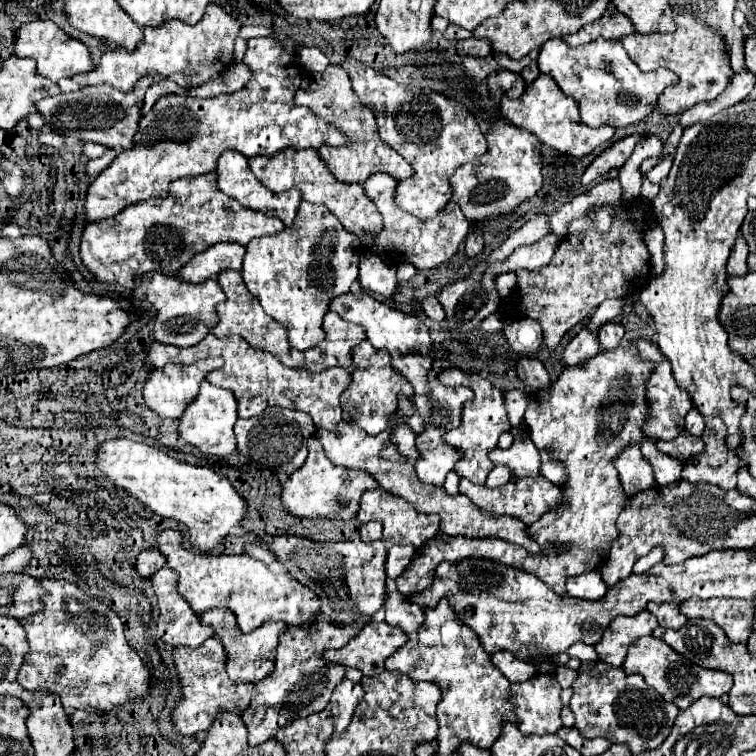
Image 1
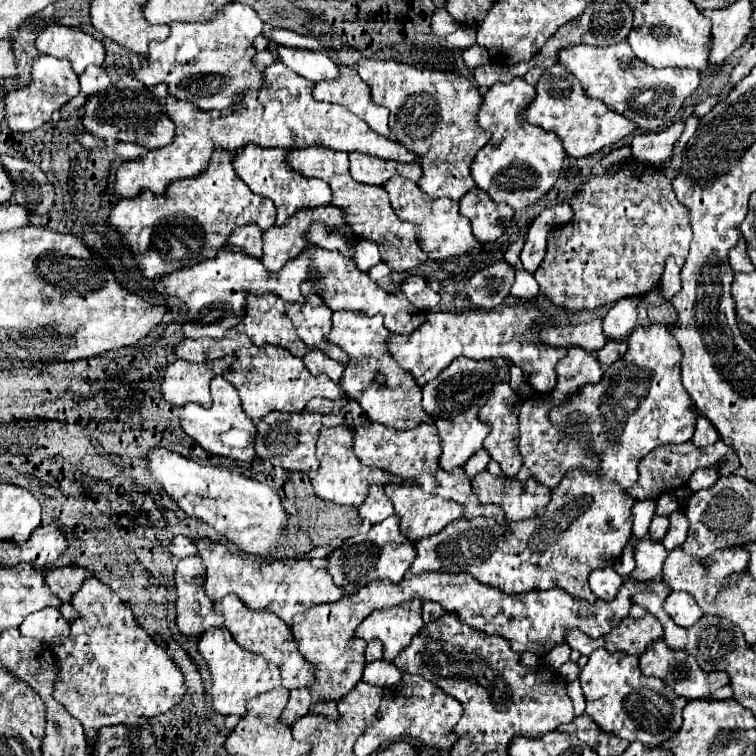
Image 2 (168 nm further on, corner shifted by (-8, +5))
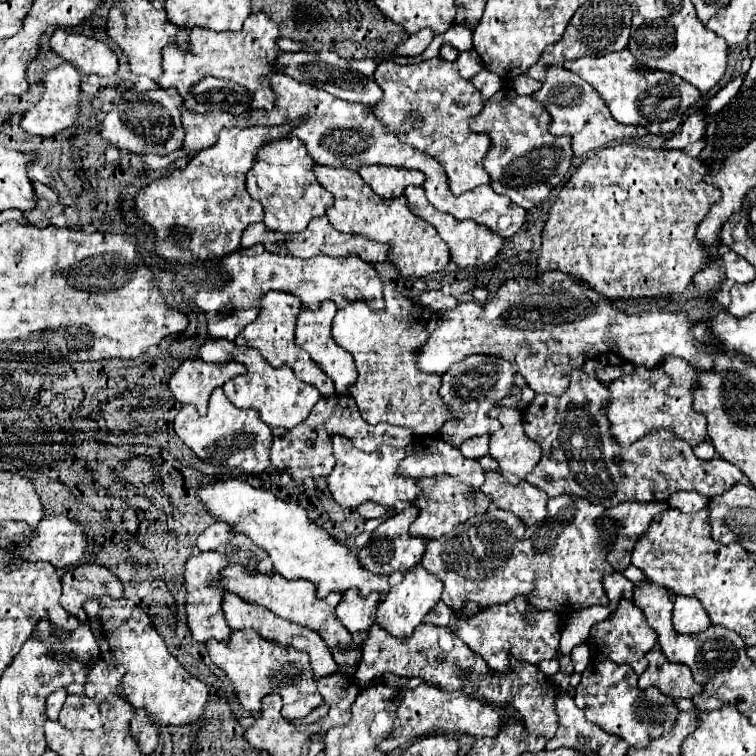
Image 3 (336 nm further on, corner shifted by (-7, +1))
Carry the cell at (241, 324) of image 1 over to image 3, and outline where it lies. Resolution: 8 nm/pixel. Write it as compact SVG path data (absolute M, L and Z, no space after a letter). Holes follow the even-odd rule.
M278 291L267 292L260 301L260 315L256 317L256 321L252 321L250 325L244 327L244 331L236 337L236 345L248 345L254 347L262 353L264 359L268 359L272 363L272 367L280 367L280 365L292 365L294 375L304 381L314 385L324 397L330 397L336 393L334 381L312 361L312 357L296 345L294 341L294 325L296 325L296 313L302 309L300 299L292 297L290 293L278 293ZM270 292L270 293L269 293ZM264 306L264 309L261 309ZM270 306L270 307L266 307Z

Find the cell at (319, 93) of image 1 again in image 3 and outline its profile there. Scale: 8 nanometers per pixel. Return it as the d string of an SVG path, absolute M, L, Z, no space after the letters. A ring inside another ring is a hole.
M382 165L360 167L360 177L380 197L402 197L406 185L422 185L424 183L424 173L420 173L420 171L382 167Z

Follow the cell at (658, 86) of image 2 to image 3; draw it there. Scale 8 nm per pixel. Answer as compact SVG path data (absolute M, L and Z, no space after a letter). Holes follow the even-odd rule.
M622 49L620 53L608 53L604 57L580 57L576 61L566 61L564 67L568 67L572 73L578 73L600 93L616 121L640 125L648 133L656 135L674 133L684 119L684 111L700 97L700 91L682 77L644 69L644 65L640 65L628 49ZM668 99L670 103L666 103Z

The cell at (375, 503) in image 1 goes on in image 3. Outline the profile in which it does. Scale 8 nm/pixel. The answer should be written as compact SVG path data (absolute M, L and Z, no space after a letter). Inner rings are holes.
M434 479L434 487L430 491L426 489L424 495L412 501L412 505L418 507L418 517L410 525L410 535L424 537L424 539L438 539L448 531L452 531L456 525L464 523L466 519L484 513L490 505L490 497L486 497L484 493L478 493L478 497L474 497L468 491L472 489L466 485L460 485L456 479Z

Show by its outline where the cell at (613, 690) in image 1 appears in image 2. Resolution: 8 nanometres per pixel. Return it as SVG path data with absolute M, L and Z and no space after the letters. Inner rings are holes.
M597 649L589 655L589 663L583 667L581 689L587 701L587 715L605 733L613 733L627 741L641 741L647 747L657 747L677 735L683 719L681 711L687 699L673 693L661 679L643 677L639 671L639 659L621 651L609 653Z

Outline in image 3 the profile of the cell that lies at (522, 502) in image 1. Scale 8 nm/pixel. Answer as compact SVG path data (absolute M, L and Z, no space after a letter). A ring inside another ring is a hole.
M486 471L486 483L480 491L484 495L488 495L496 507L518 515L526 527L530 527L536 521L542 521L546 517L548 495L544 491L528 485L526 481L520 481L518 485L498 483L498 487L496 487L494 471Z

